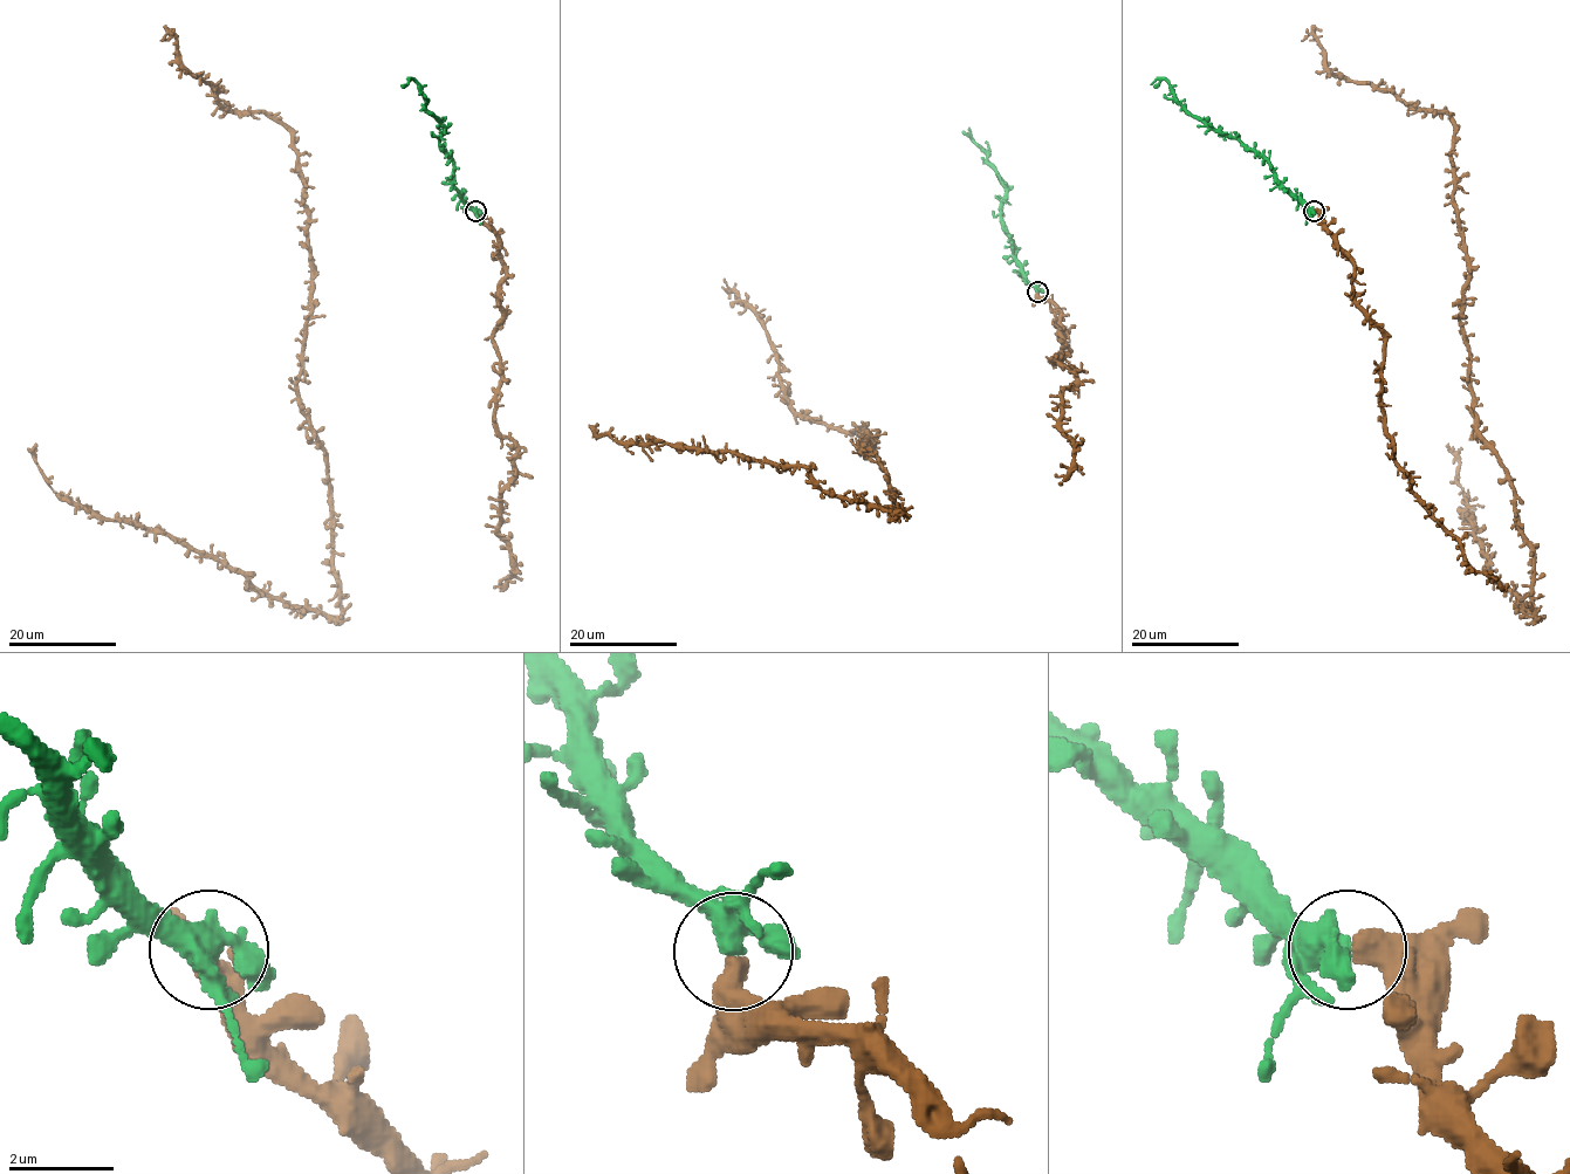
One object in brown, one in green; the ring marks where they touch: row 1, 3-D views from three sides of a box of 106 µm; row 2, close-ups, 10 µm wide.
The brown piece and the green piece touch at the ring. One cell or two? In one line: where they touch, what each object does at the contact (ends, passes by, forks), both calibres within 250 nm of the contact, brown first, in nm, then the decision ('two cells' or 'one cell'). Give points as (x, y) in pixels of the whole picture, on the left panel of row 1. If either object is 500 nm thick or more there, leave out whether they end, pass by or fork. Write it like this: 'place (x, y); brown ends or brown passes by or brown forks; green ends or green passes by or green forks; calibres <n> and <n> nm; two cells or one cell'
place (475, 211); calibres 550 and 360 nm; one cell

